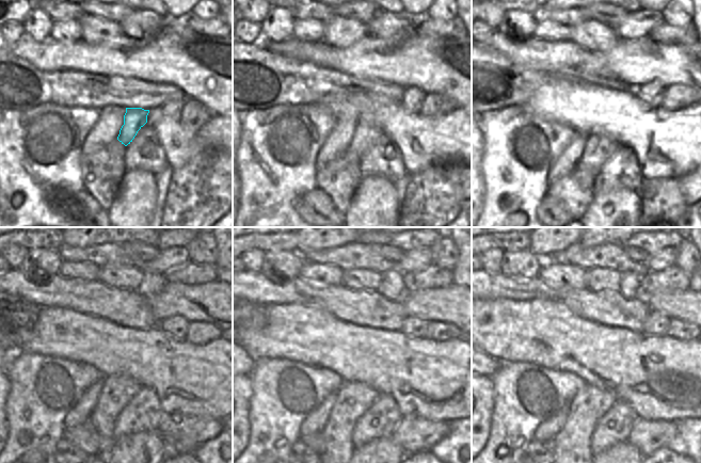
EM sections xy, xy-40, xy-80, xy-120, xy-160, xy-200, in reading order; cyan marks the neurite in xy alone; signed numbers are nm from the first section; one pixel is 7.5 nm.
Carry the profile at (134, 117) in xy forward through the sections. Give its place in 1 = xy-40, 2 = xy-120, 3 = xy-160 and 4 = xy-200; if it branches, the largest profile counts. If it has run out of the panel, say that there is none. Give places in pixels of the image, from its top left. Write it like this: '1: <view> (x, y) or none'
1: xy-40 (366, 133)
2: xy-120 (118, 389)
3: xy-160 (353, 399)
4: xy-200 (572, 444)

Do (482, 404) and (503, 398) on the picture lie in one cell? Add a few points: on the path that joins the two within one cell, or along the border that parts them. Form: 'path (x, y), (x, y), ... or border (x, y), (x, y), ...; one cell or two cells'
border (490, 377), (494, 390), (491, 425); two cells

